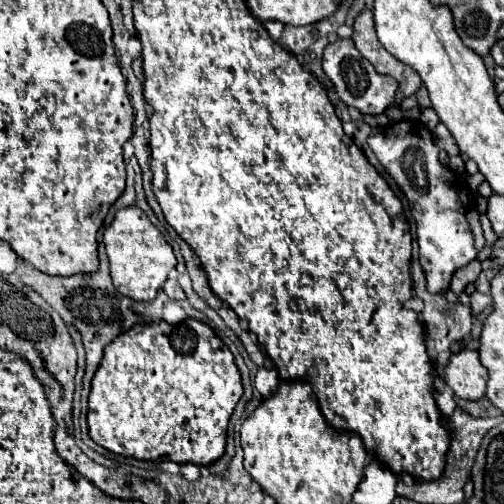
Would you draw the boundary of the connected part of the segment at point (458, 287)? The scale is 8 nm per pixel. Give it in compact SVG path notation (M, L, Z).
M472 261L472 263L468 263L466 267L462 267L460 271L456 271L456 275L452 277L452 291L456 293L456 295L460 295L464 289L466 289L466 285L470 285L470 283L474 283L476 279L478 279L478 273L480 273L480 261Z

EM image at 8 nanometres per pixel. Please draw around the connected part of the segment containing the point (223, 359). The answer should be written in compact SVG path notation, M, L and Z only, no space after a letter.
M184 319L176 325L170 325L166 321L160 323L150 323L150 325L136 325L130 331L124 331L124 335L118 335L106 349L104 349L104 359L92 379L92 391L90 391L90 403L88 403L88 427L90 427L90 437L94 443L102 445L104 449L124 455L124 457L134 457L142 461L174 461L174 463L196 463L196 465L210 465L218 461L224 455L224 445L226 445L226 427L228 419L236 407L236 403L242 397L242 383L240 383L240 373L234 361L232 351L216 337L216 333L202 321L198 319Z

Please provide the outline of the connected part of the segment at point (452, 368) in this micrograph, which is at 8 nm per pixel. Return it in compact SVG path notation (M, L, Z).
M464 349L450 357L448 365L444 367L444 381L456 391L462 399L482 399L484 397L484 365L478 359L478 351Z

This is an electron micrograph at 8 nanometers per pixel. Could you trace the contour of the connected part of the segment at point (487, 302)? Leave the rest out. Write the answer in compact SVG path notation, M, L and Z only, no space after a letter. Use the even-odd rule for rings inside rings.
M476 291L470 299L472 299L472 313L474 313L474 315L480 315L486 307L492 305L492 297L490 297L490 295L482 295L482 293L478 293L478 291Z

